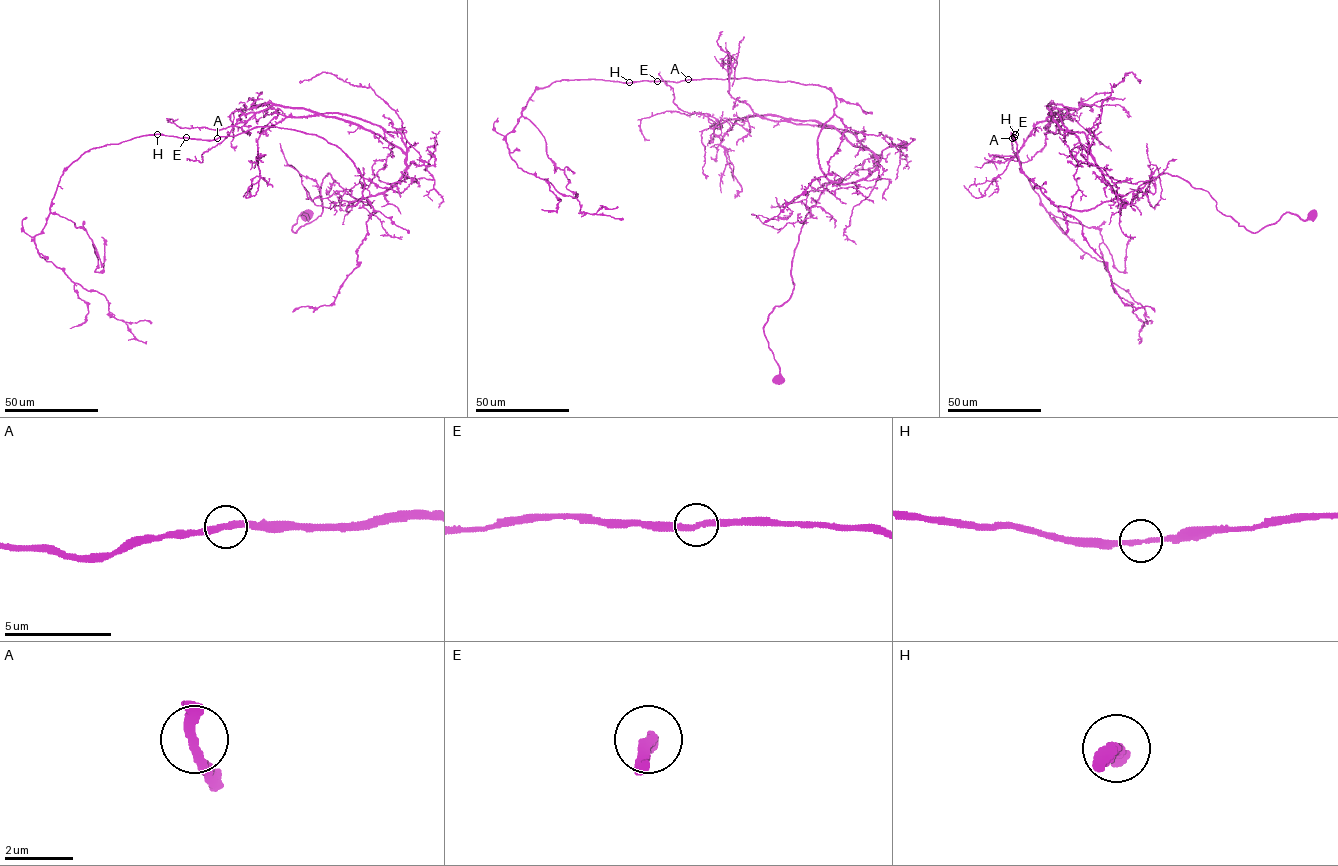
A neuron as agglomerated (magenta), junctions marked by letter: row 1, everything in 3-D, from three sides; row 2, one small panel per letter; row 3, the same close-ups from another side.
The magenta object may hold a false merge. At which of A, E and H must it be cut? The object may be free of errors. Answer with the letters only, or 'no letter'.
no letter

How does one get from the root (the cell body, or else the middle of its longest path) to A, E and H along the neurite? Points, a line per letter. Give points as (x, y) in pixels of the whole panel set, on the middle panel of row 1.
A: (778, 378), (764, 327), (790, 297), (801, 228), (831, 182), (818, 137), (835, 95), (789, 81), (688, 79)
E: (778, 378), (764, 327), (790, 297), (801, 228), (831, 182), (818, 137), (835, 95), (789, 81), (657, 81)
H: (778, 378), (764, 327), (790, 297), (801, 228), (831, 182), (818, 137), (835, 94), (750, 78), (629, 83)

